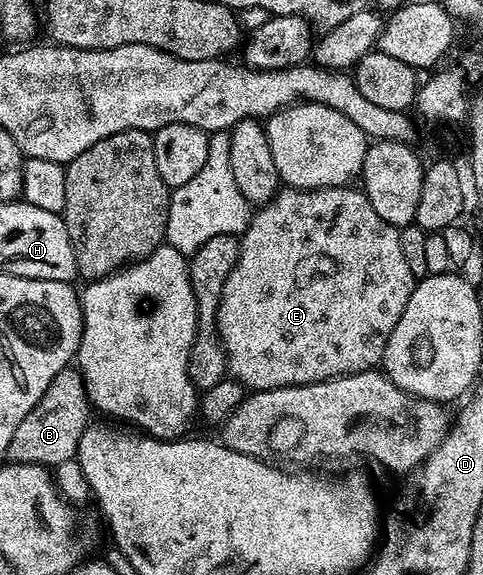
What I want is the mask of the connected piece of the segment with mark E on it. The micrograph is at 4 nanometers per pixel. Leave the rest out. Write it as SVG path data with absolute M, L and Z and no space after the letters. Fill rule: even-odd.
M356 186L343 188L319 188L306 190L305 188L285 187L276 193L267 204L261 204L251 213L247 228L239 237L240 253L234 270L226 278L226 286L222 290L220 305L216 311L216 329L228 359L228 371L231 379L244 385L252 392L274 390L282 386L295 384L313 384L323 380L333 380L339 376L349 376L355 372L367 372L375 369L381 363L383 351L393 333L406 302L410 301L411 292L415 290L418 279L410 272L409 263L402 254L399 242L400 229L396 228L386 218L382 218L370 206L368 195Z

